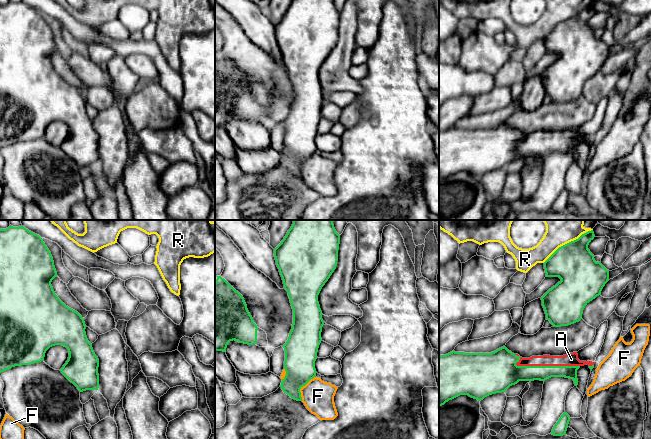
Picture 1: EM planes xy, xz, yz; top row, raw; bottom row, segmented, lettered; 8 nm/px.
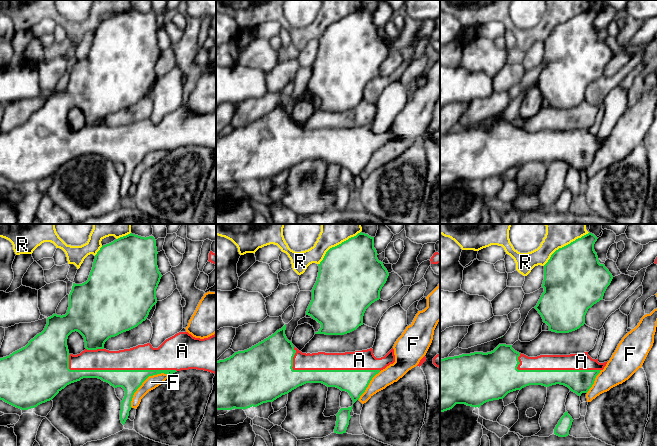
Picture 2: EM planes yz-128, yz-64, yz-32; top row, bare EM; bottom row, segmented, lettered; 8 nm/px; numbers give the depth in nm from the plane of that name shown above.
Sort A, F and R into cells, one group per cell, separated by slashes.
A / F / R

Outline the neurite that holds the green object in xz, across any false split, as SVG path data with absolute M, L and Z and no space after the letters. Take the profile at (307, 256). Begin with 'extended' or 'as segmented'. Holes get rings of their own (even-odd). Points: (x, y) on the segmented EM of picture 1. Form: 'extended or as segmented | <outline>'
as segmented | M294 220L291 228L281 243L274 249L276 265L283 280L284 289L288 292L293 309L293 324L288 340L282 346L285 351L285 377L281 389L292 399L302 401L300 389L316 376L315 361L322 341L321 332L324 325L318 295L337 266L340 235L336 232L334 220Z

